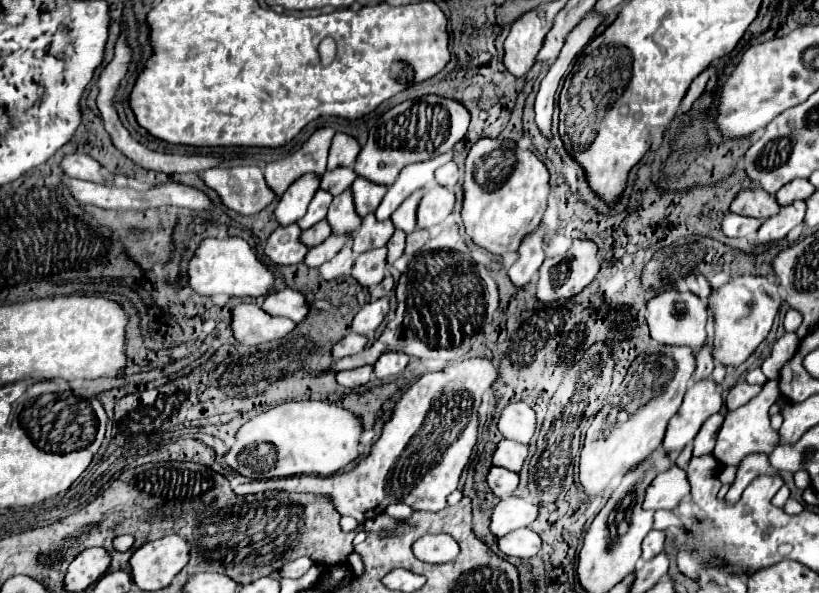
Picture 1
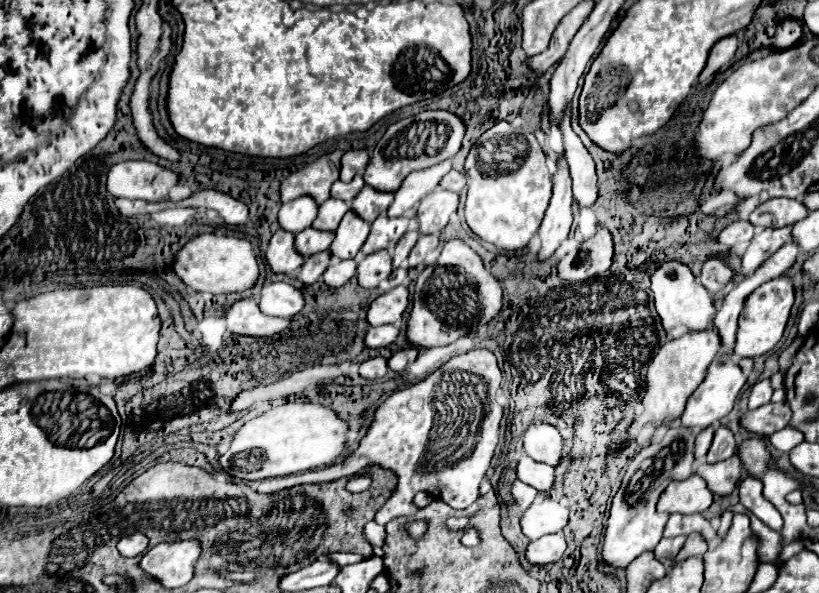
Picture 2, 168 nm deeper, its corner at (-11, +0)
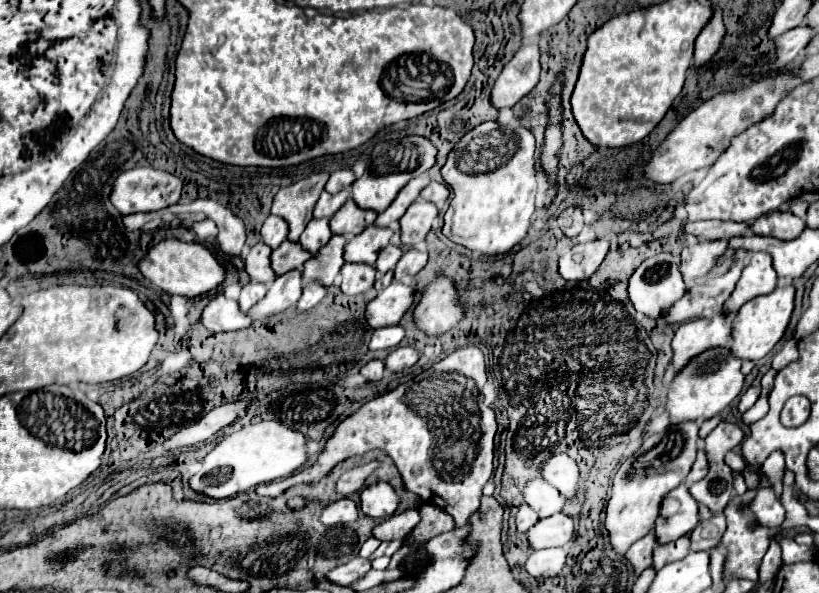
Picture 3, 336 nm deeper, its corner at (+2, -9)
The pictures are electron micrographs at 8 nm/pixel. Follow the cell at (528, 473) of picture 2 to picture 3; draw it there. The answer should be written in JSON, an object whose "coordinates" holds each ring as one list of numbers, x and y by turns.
{"coordinates":[[529,480,523,490,523,496,525,502,539,514,539,518,547,518,555,512,561,512,565,504,565,498,543,480]]}

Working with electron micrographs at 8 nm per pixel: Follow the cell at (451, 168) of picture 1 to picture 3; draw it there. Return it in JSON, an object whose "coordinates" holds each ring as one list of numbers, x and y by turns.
{"coordinates":[[429,182,427,188,423,188,421,192,421,198,425,198,427,202,433,202,437,206,443,206,449,198,449,190,445,184,439,184,439,182]]}

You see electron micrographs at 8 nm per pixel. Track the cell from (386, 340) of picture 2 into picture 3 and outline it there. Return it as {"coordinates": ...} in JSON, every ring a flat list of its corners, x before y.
{"coordinates":[[393,324,387,328,375,330,369,350,387,350,387,348,397,348,401,340,405,338,405,328,401,324]]}

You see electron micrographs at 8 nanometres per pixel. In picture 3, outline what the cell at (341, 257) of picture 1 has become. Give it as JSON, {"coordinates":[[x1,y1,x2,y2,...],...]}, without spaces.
{"coordinates":[[317,282,305,284,305,286,303,286,303,296,301,296,299,302,297,302,297,310,299,310,299,312,311,310,313,306,317,306,317,304,321,302,321,298,325,296,325,292,327,292,327,290,325,290,321,284,317,284]]}

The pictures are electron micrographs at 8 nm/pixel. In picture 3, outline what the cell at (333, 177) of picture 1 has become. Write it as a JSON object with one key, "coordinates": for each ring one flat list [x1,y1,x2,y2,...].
{"coordinates":[[343,190,339,194,323,192,317,206,315,206,315,218,327,218,329,220,345,204,347,198,349,198,349,190]]}

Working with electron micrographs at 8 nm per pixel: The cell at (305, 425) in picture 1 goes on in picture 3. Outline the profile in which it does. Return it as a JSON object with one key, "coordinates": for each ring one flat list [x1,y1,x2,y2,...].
{"coordinates":[[267,420,251,426,243,426,241,430,225,436,205,458,201,470,189,478,189,488,205,494,215,500,231,498,239,492,245,492,263,482,273,482,277,478,287,478,297,472,305,460,305,436,295,432,281,422]]}

